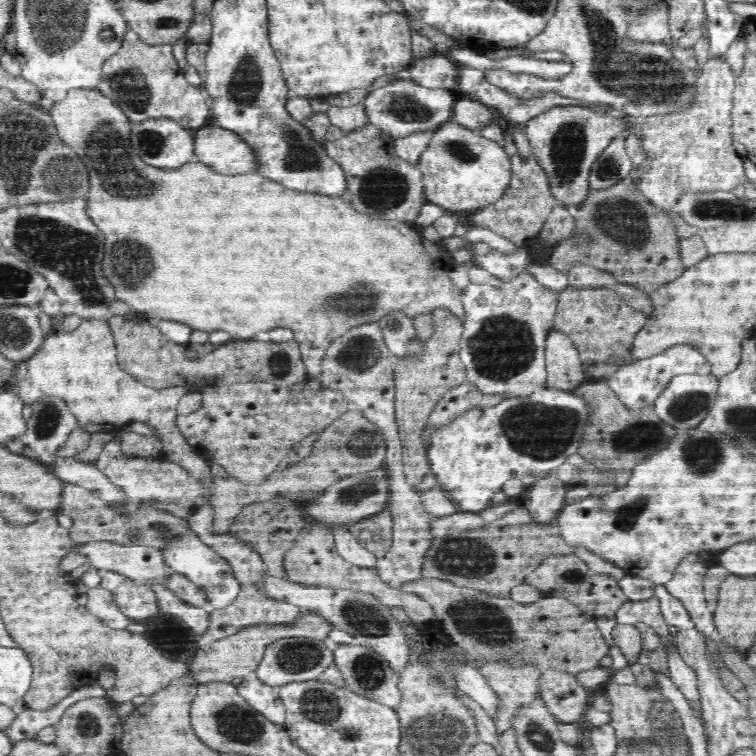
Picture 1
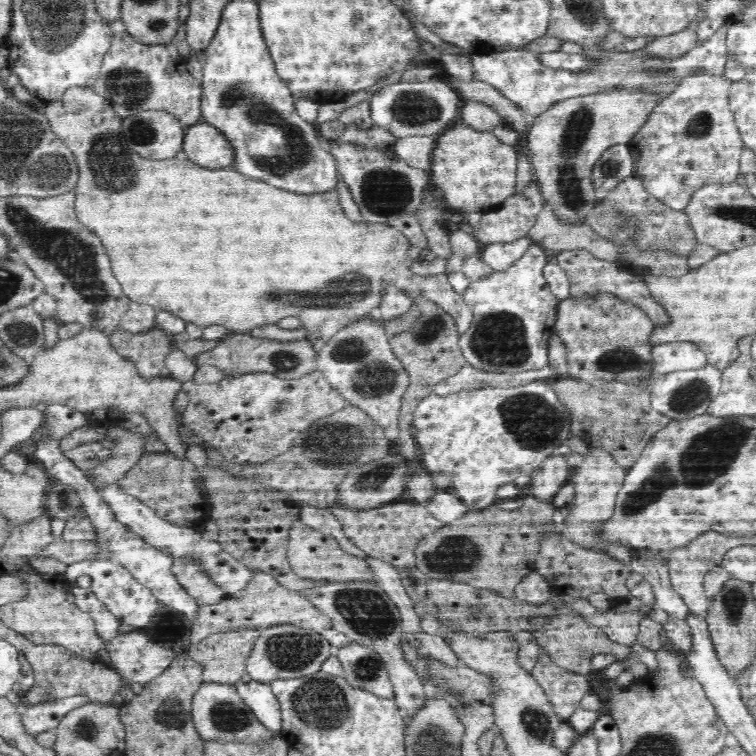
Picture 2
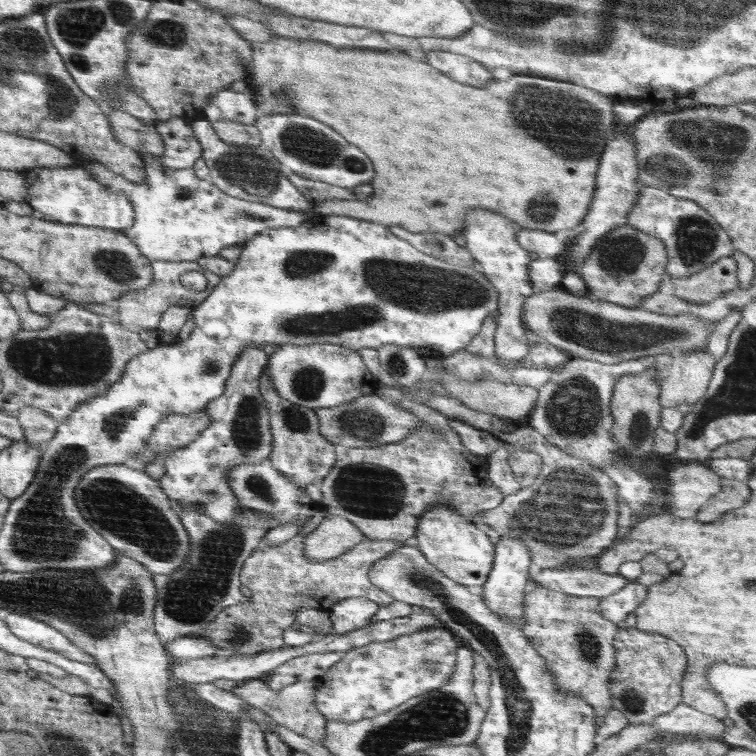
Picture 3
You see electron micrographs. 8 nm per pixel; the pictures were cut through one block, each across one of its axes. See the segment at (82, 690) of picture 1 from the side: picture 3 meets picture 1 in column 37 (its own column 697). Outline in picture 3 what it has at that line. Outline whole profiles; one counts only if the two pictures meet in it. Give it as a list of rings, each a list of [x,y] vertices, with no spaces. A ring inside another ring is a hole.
[[[682,702],[678,704],[678,706],[675,706],[670,712],[656,716],[652,724],[656,725],[664,735],[704,735],[703,739],[708,737],[716,741],[721,741],[726,728],[725,724],[718,720],[717,717],[702,713]]]

